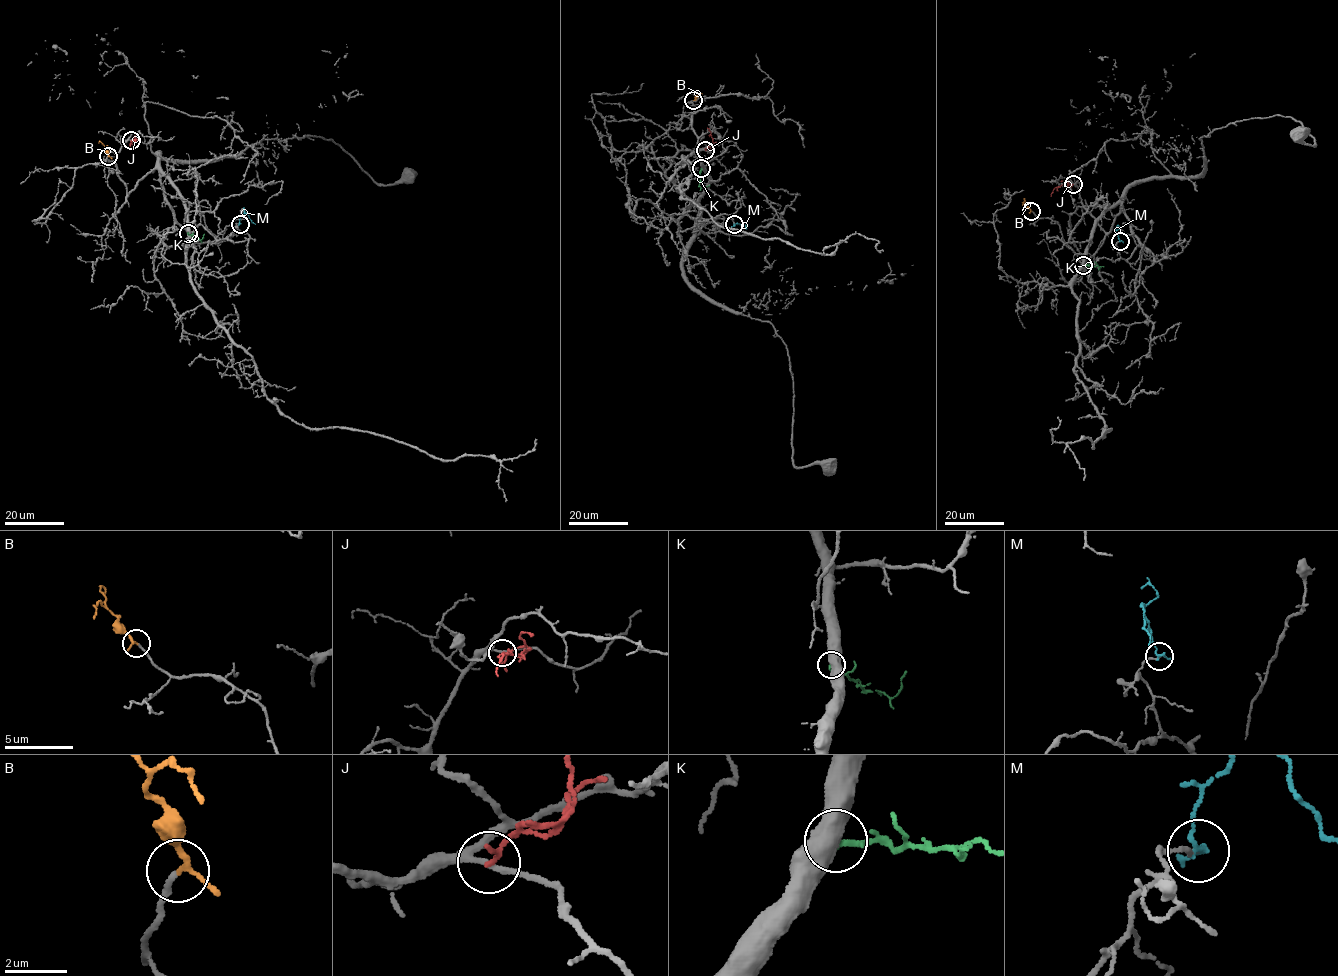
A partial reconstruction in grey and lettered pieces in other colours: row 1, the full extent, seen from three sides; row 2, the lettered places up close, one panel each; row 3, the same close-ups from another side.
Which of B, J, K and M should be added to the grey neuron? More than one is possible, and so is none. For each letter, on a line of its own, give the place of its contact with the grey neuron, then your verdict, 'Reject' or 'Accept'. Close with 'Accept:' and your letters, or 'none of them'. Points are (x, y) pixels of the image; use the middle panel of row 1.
B: Touches grey at (693, 100). Accept
J: Touches grey at (705, 150). Reject
K: Touches grey at (701, 168). Reject
M: Touches grey at (734, 224). Reject
Accept: B

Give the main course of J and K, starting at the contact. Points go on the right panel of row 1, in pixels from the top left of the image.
J: (1073, 184), (1055, 188), (1050, 196)
K: (1083, 265), (1101, 266), (1095, 261)

